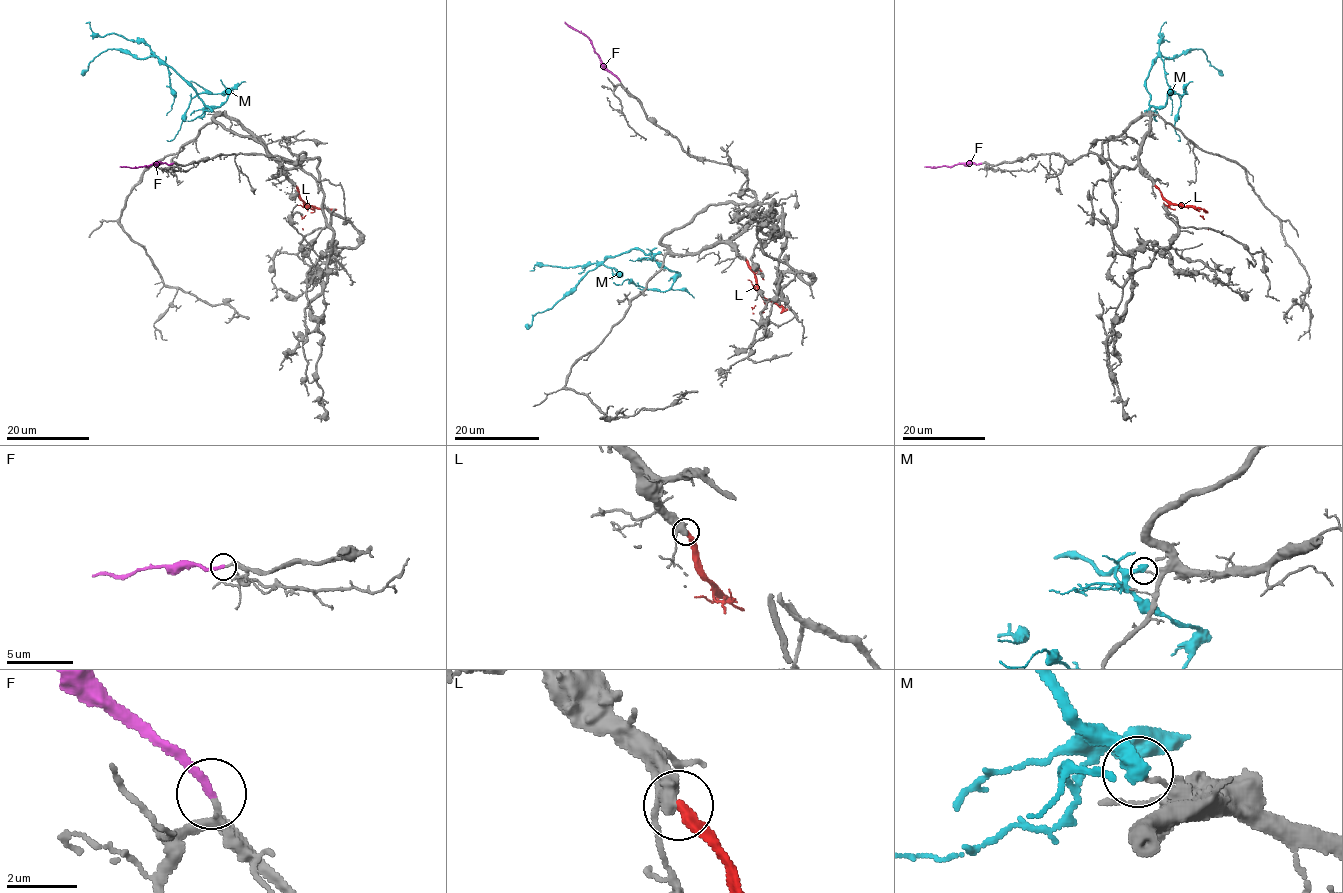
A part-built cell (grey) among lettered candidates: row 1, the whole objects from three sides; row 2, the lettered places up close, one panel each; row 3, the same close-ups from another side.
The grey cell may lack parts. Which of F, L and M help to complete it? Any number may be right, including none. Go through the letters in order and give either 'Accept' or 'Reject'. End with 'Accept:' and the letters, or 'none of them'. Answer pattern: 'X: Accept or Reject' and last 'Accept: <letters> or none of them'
F: Accept
L: Reject
M: Reject
Accept: F

